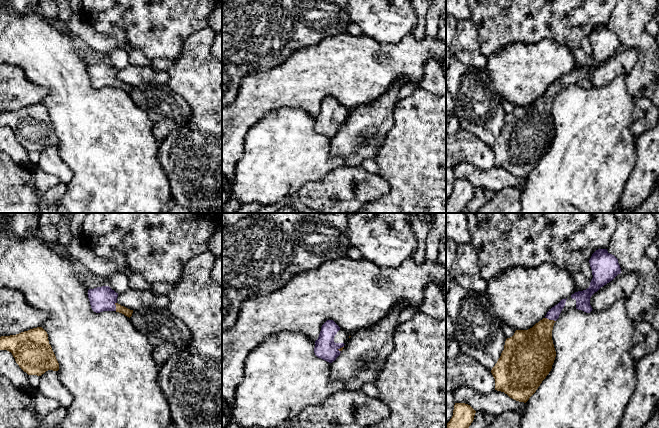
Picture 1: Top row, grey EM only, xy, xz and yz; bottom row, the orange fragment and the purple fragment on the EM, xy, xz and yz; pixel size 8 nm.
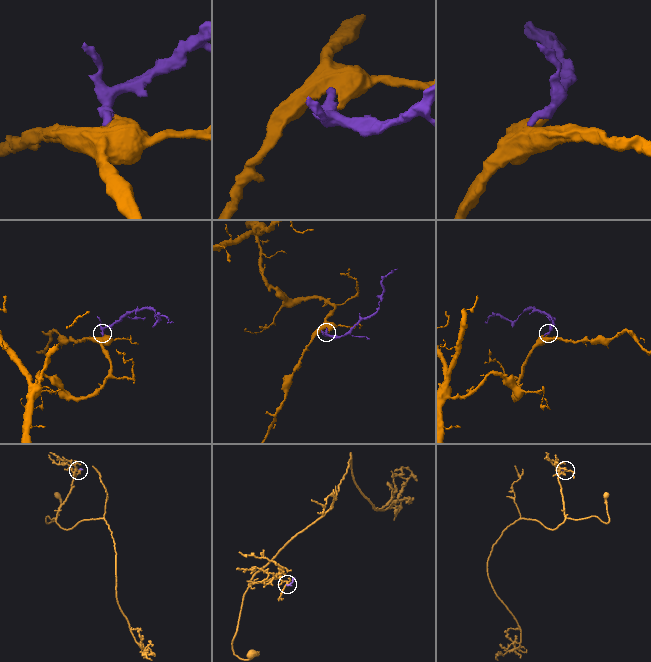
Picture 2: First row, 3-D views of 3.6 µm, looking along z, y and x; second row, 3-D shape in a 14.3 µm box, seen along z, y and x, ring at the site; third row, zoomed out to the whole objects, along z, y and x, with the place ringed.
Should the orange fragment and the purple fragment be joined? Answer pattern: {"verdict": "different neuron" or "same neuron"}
{"verdict": "same neuron"}

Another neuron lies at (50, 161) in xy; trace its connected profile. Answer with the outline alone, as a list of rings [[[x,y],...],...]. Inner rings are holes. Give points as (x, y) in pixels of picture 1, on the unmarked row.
[[[48,146],[42,150],[37,165],[46,173],[55,175],[60,182],[68,184],[72,179],[72,170],[61,159],[57,147]]]

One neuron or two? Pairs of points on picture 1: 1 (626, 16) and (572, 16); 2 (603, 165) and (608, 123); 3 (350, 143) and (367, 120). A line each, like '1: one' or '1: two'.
1: two
2: one
3: one

